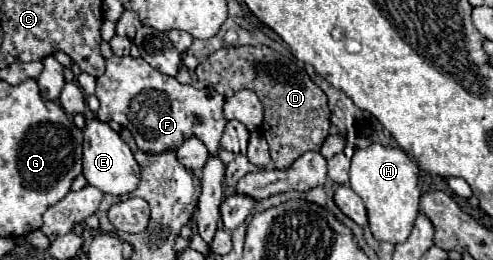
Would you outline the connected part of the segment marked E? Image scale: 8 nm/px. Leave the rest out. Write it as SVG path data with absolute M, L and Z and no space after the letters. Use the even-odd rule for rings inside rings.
M97 117L87 119L83 129L83 177L89 185L115 197L131 193L139 183L139 167L133 159L131 149L119 137L119 133L109 127L109 123L99 121Z

